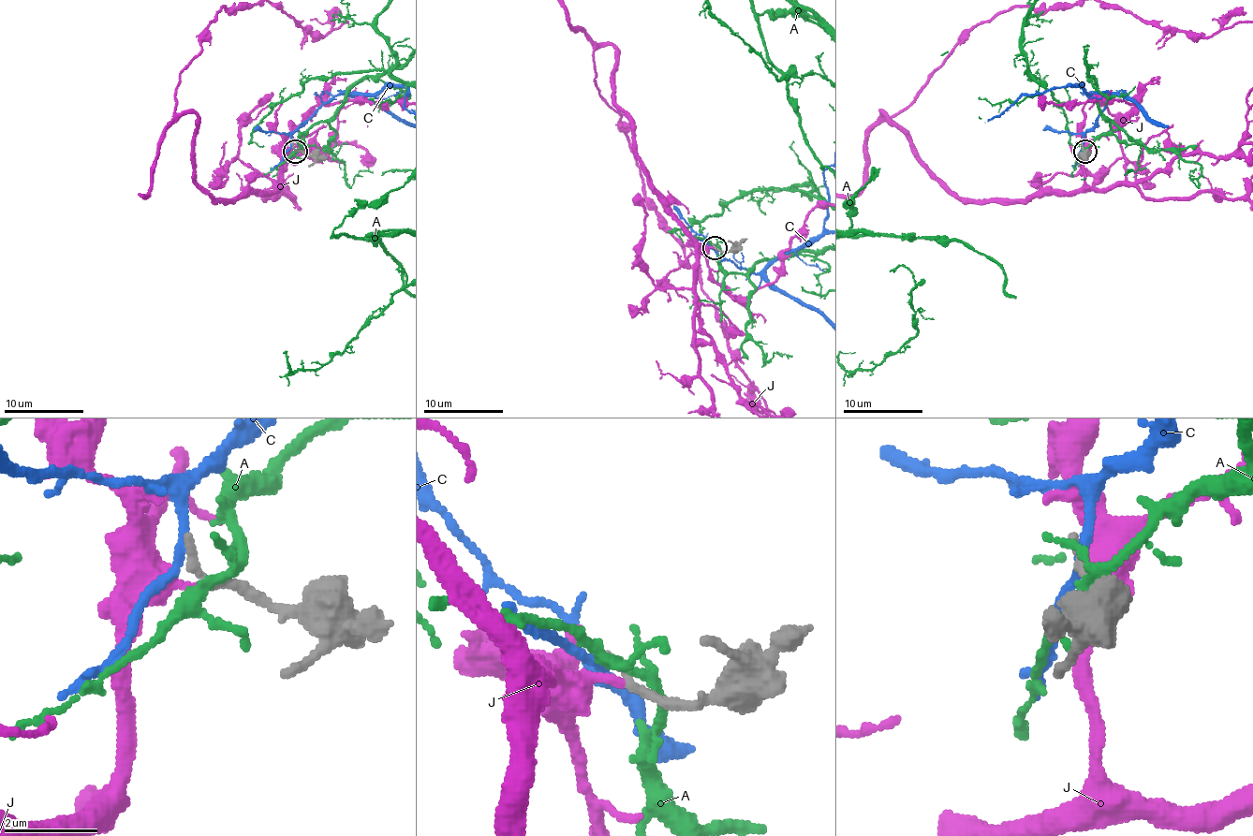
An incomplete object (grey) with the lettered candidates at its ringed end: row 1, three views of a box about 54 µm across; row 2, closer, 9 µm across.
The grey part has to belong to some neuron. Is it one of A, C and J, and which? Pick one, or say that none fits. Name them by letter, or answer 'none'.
J

